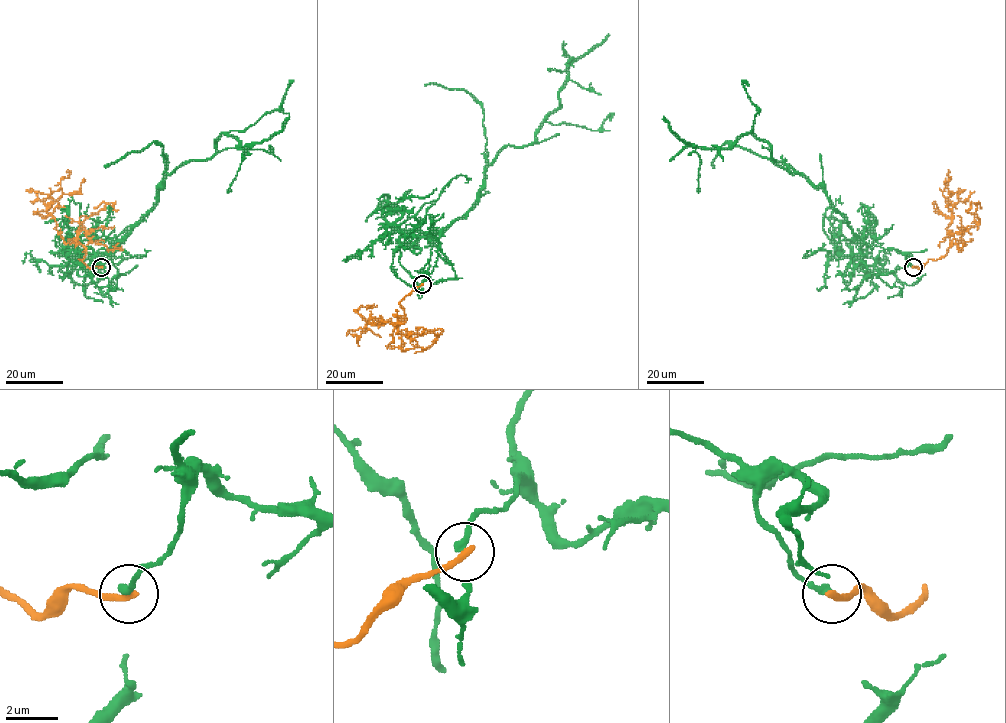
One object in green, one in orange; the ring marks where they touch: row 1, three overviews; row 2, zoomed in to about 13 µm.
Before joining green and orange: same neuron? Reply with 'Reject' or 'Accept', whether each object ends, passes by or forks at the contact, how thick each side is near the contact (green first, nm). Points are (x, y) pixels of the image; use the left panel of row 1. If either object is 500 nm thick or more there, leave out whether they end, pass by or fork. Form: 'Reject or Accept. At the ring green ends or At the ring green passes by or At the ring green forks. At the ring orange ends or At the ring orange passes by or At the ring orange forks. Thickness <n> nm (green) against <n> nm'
Reject. At the ring green ends. At the ring orange ends. Thickness 280 nm (green) against 280 nm

